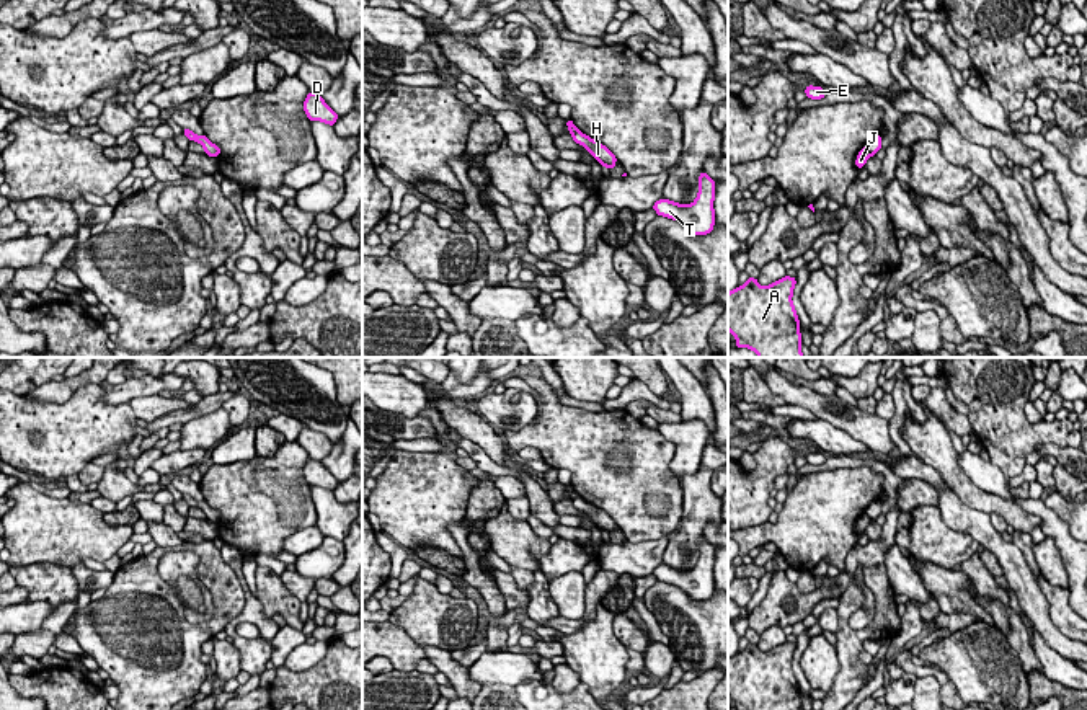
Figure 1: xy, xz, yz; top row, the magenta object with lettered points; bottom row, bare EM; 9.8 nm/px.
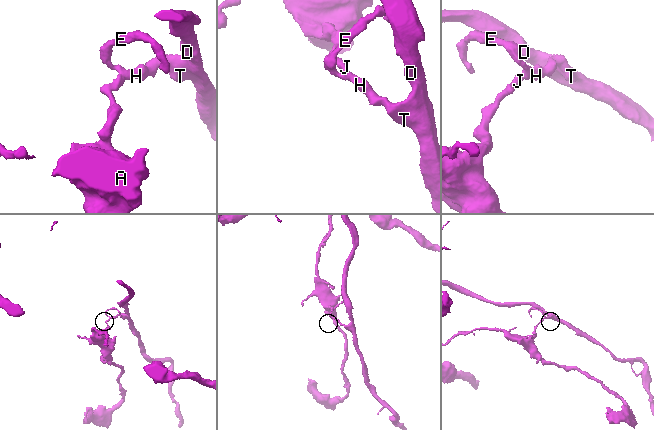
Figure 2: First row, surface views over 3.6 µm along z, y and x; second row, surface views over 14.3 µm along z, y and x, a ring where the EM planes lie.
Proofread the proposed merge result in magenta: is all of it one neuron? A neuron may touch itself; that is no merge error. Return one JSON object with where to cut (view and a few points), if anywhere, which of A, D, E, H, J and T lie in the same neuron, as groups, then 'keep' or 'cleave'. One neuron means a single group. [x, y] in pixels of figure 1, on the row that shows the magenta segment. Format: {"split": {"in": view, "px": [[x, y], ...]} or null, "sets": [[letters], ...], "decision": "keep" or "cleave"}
{"split": {"in": "yz", "px": [[865, 146], [870, 154]]}, "sets": [["A", "J"], ["D", "E", "H", "T"]], "decision": "cleave"}

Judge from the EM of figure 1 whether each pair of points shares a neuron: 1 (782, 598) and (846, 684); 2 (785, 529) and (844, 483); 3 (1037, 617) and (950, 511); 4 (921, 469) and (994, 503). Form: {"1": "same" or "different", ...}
{"1": "different", "2": "same", "3": "same", "4": "different"}

